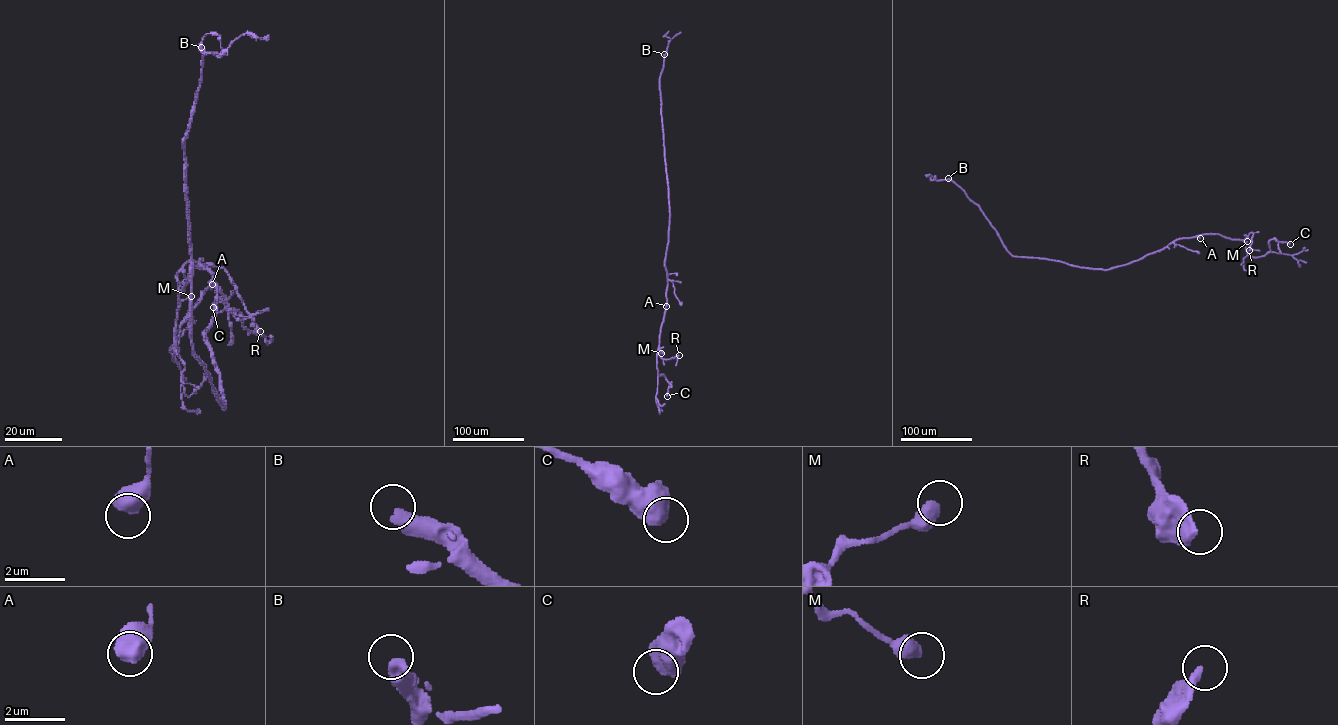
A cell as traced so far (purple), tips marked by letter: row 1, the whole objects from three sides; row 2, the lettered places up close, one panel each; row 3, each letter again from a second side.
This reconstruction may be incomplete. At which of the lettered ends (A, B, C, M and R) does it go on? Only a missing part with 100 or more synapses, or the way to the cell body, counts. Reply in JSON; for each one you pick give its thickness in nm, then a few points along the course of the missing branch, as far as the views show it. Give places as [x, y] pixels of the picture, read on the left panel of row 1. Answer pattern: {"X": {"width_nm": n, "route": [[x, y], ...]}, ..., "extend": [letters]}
{"B": {"width_nm": 500, "route": [[201, 47], [262, 12], [233, 69], [224, 248], [201, 267]]}, "extend": ["B"]}

